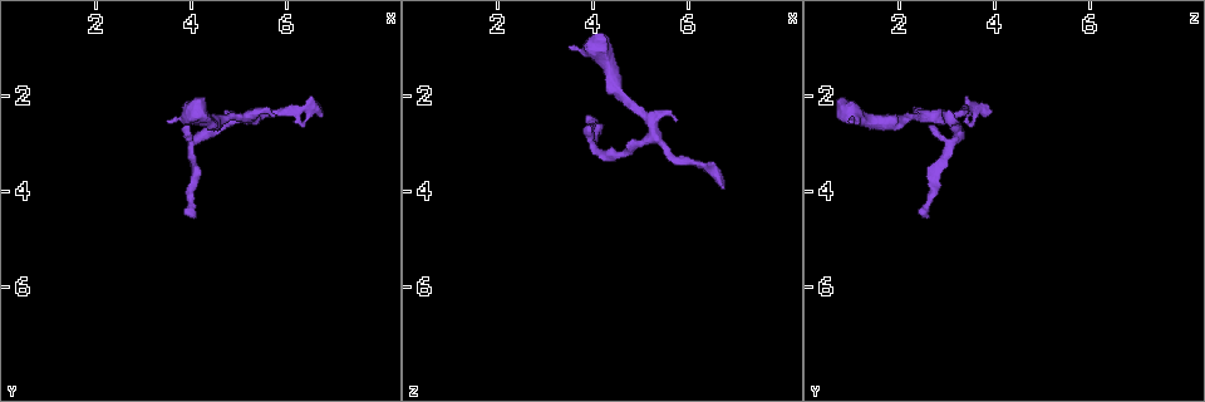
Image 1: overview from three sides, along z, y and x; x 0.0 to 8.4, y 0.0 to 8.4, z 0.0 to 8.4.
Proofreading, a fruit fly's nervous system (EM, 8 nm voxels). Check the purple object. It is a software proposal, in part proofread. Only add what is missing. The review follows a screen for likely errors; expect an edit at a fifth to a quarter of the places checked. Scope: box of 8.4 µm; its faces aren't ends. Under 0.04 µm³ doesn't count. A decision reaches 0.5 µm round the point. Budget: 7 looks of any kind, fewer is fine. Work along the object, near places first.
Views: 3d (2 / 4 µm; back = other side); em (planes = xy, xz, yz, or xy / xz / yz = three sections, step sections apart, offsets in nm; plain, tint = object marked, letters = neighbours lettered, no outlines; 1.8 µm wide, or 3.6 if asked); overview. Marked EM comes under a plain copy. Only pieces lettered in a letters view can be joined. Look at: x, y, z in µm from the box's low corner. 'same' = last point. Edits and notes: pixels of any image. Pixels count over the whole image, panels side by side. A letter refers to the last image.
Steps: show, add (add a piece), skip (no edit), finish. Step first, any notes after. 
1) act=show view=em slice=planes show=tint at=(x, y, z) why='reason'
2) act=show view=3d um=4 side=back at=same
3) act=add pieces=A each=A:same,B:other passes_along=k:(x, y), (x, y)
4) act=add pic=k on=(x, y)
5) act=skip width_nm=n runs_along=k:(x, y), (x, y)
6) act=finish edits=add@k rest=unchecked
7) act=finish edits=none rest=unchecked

act=show view=em slice=planes show=letters at=(6.70, 2.30, 4.00) why='branch stops here'

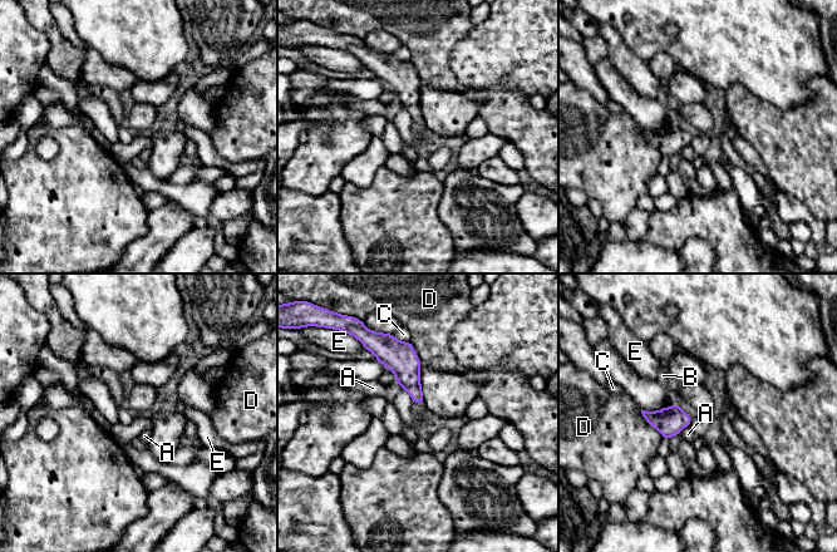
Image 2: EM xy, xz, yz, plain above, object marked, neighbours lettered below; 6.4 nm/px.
act=skip each=A:other,B:other,C:other,D:other,E:other border=2:(688, 424), (677, 434) found='no lettered piece goes on from it'

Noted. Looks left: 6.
act=show view=em slice=planes show=tint at=(4.00, 4.50, 2.55) why='an open end'

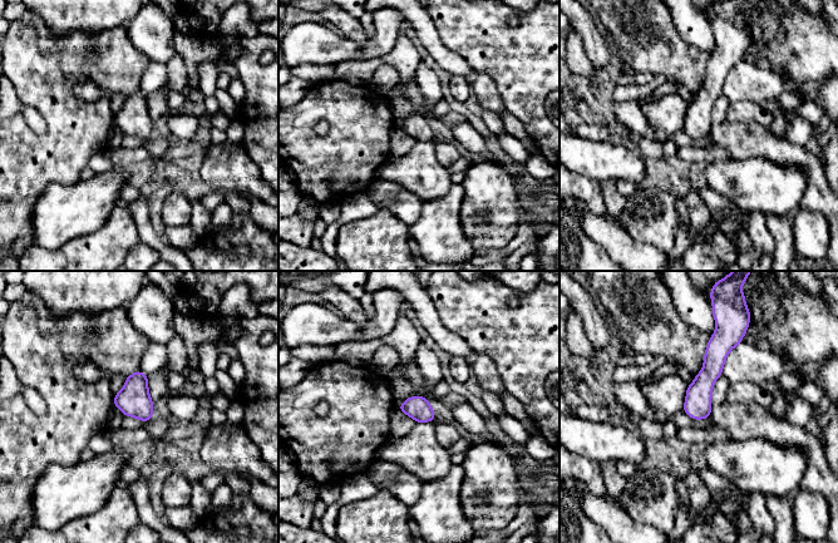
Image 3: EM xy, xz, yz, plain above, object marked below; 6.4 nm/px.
act=show view=em slice=planes show=letters at=same why='what lies round it'

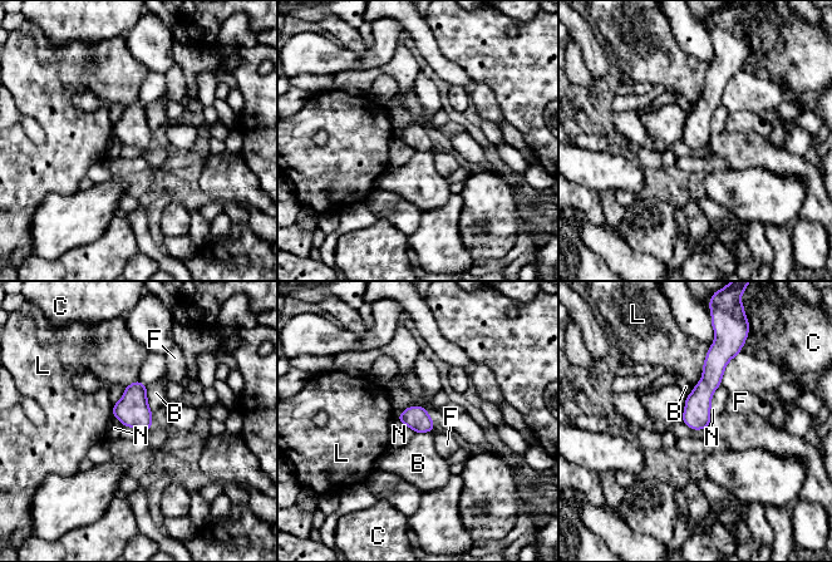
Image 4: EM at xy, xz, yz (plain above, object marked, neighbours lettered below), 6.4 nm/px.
act=skip each=B:other,C:other,F:other,L:other,N:other found='no lettered piece goes on from it'

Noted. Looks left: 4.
act=show view=em slice=xz step=4 show=letters at=(3.95, 2.65, 2.65) why='an open end'

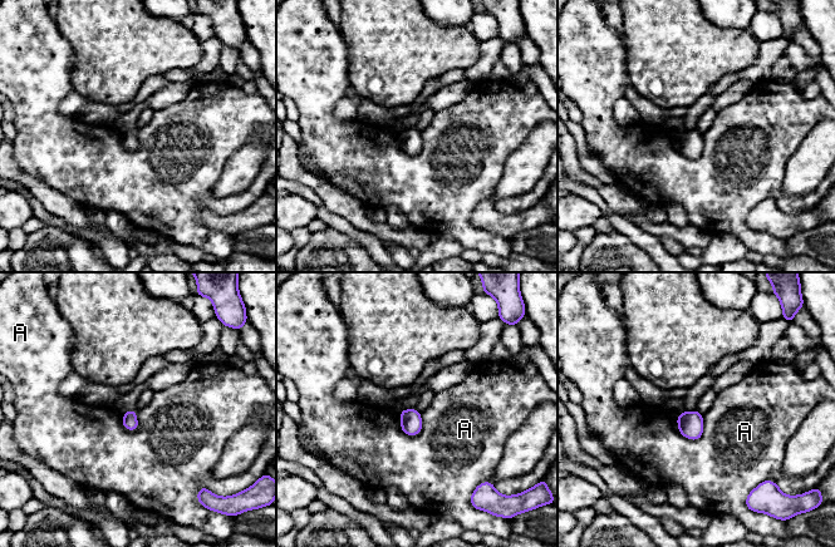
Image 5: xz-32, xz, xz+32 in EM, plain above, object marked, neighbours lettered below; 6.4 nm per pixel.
act=show view=em slice=planes show=letters at=same

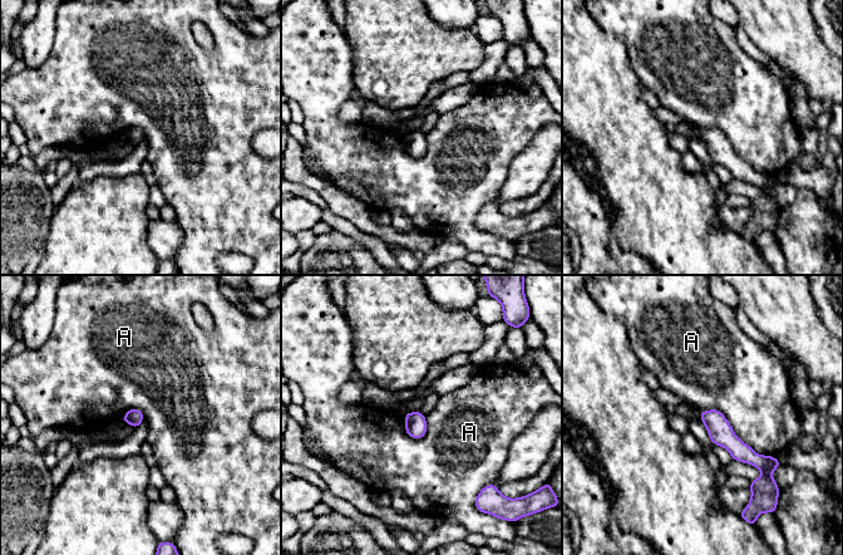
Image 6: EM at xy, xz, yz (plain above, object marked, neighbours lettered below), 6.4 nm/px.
act=skip each=A:other runs_along=6:(704, 414), (742, 452), (760, 463) found='no lettered piece goes on from it'

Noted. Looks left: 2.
act=finish edits=none rest=unchecked

